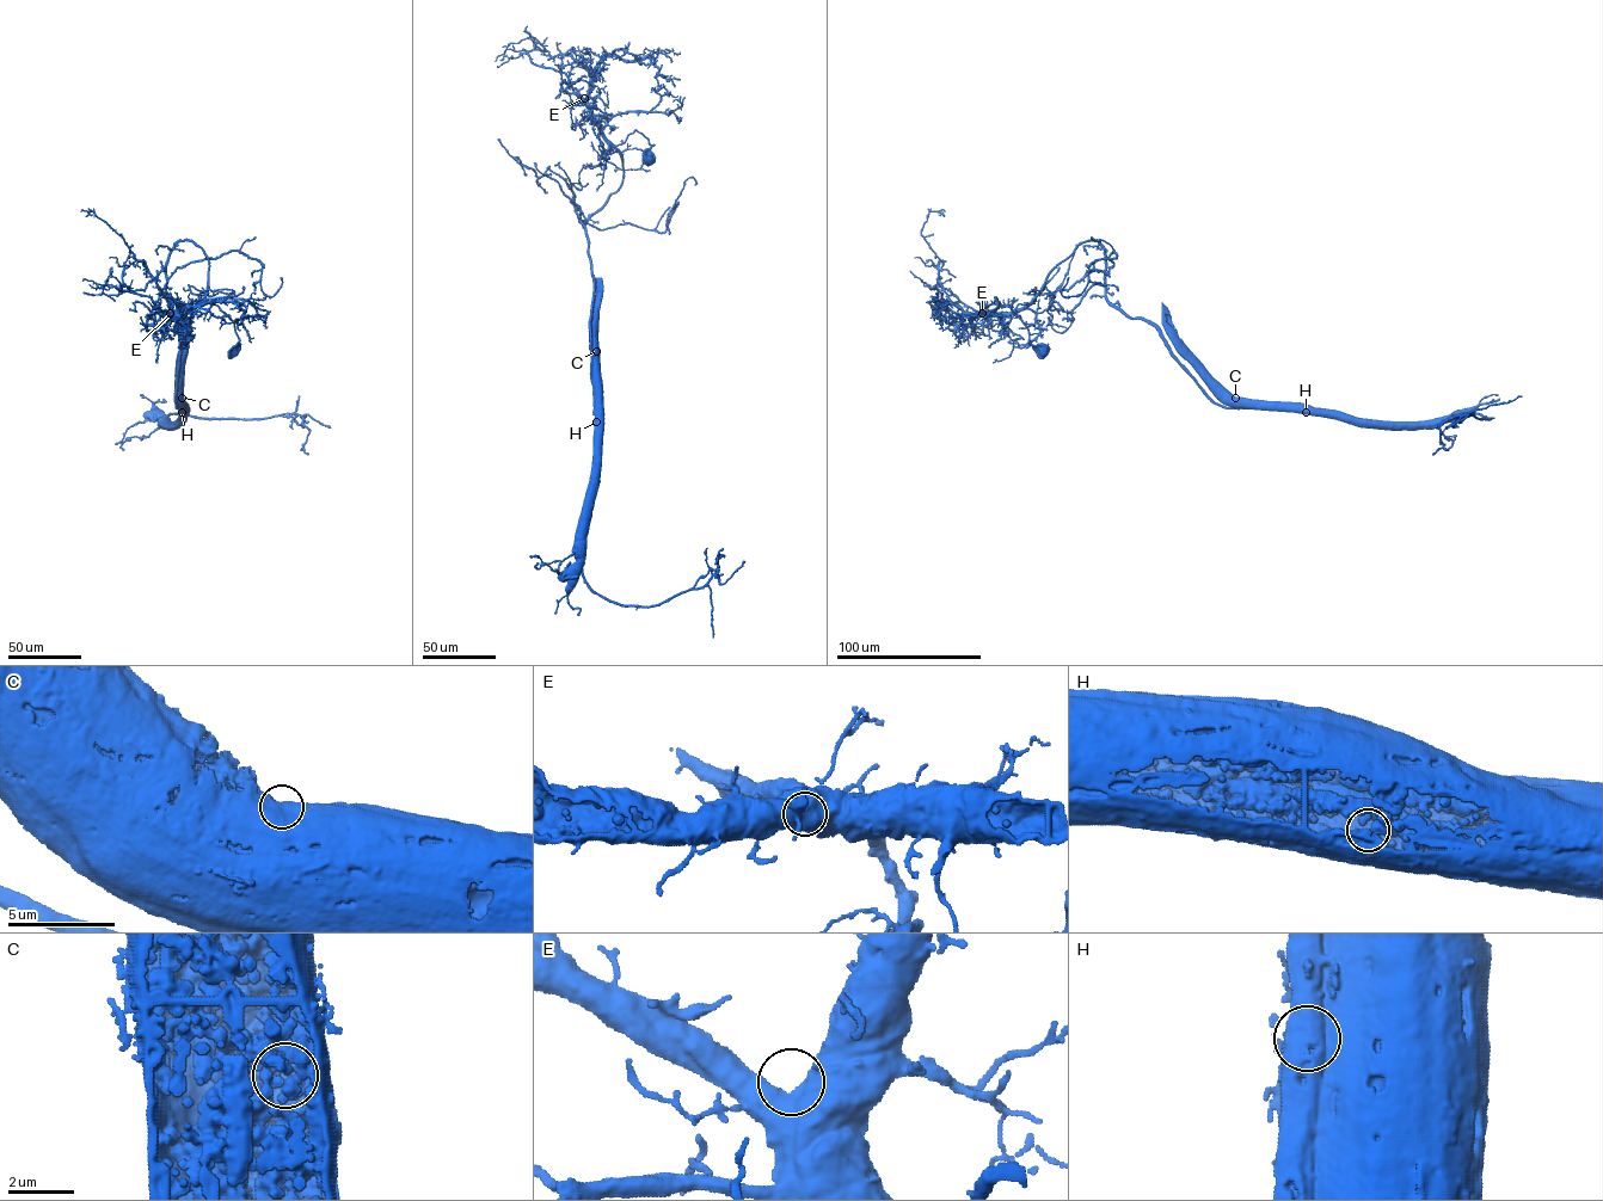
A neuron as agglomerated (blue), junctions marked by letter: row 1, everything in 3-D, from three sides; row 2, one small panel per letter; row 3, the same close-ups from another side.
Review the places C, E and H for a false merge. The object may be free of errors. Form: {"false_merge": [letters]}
{"false_merge": ["H"]}

